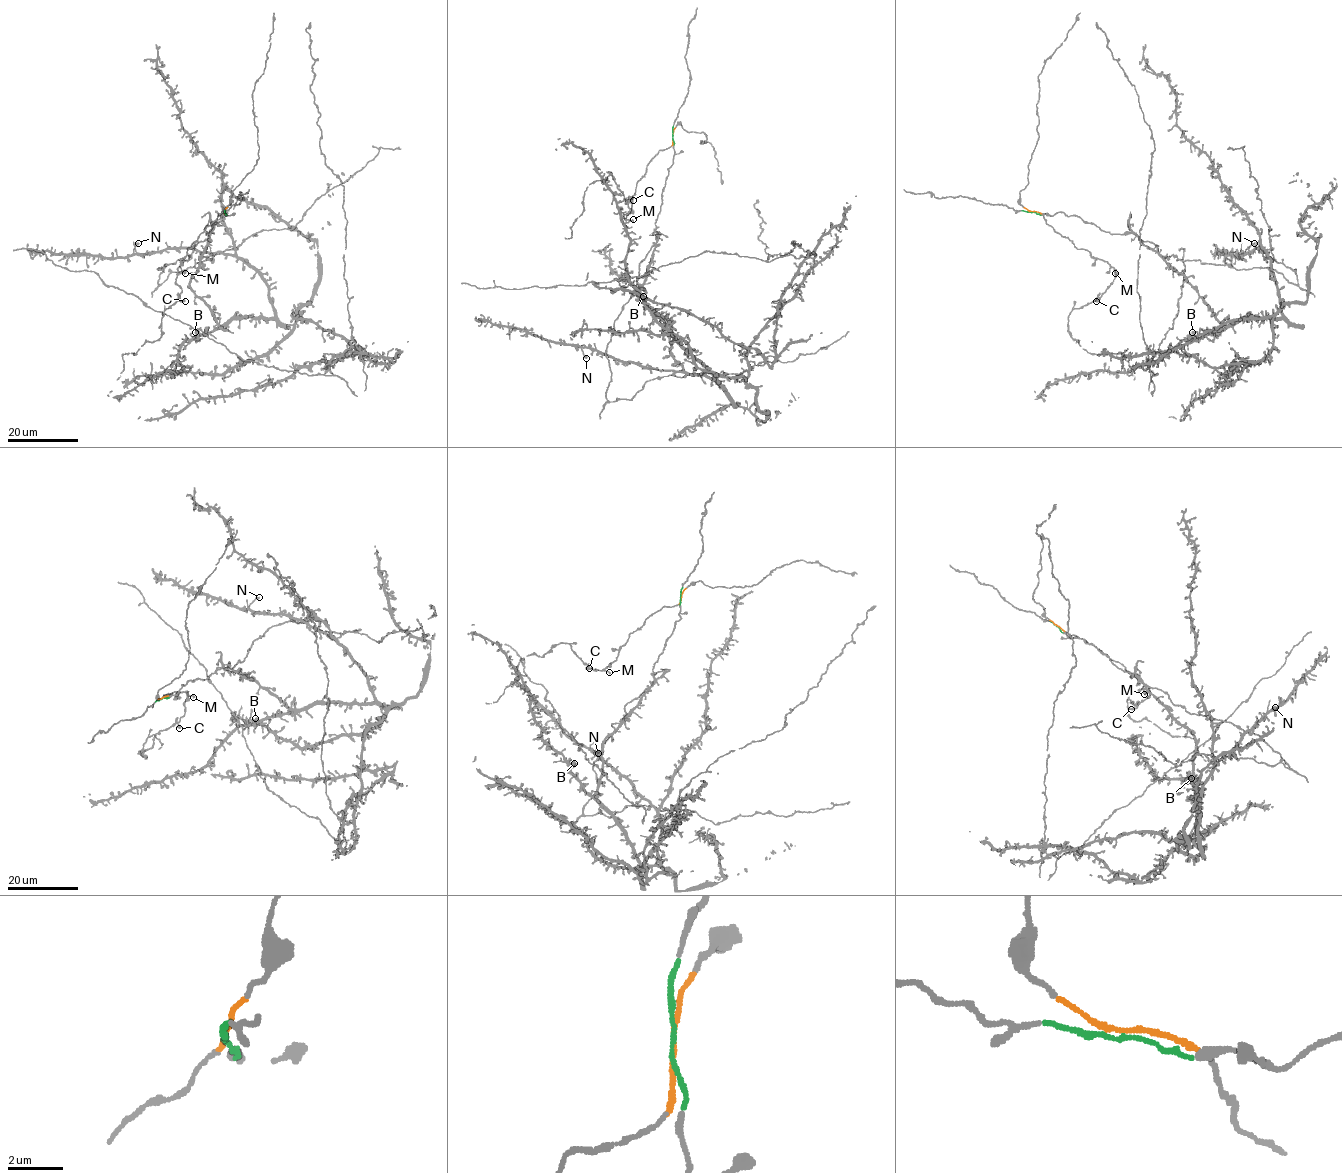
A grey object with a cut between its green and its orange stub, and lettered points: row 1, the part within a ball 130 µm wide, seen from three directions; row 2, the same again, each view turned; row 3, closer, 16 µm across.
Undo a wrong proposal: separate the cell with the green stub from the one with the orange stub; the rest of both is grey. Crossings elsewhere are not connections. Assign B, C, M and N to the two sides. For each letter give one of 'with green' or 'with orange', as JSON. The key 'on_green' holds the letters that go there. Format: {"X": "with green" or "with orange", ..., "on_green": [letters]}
{"B": "with green", "C": "with orange", "M": "with orange", "N": "with green", "on_green": ["B", "N"]}

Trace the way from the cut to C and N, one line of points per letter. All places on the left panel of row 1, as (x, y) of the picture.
C: (224, 211), (199, 235), (178, 268), (175, 283), (181, 289), (180, 300), (185, 301)
N: (224, 211), (189, 287), (219, 324), (272, 317), (269, 285), (239, 259), (189, 249), (135, 254), (138, 242)

